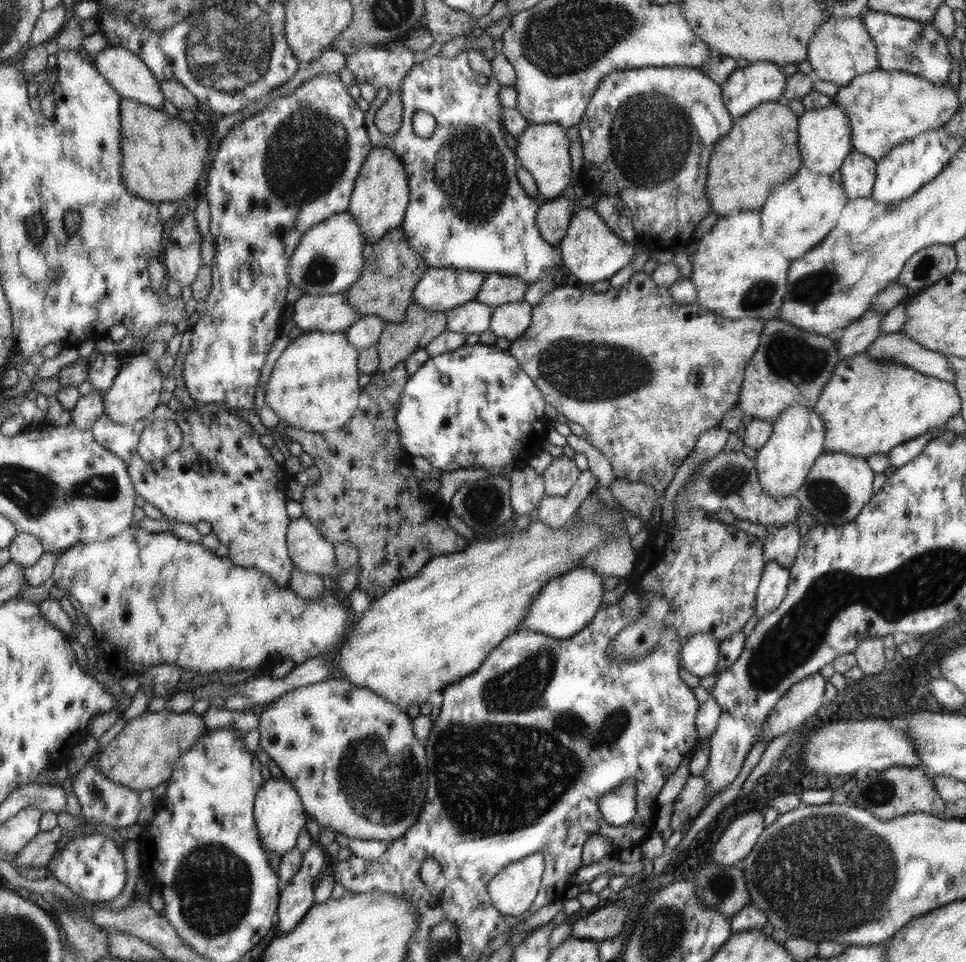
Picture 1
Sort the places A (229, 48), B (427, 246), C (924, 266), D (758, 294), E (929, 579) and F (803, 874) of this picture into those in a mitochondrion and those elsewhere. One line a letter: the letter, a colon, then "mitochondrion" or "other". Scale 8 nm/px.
A: mitochondrion
B: other
C: mitochondrion
D: mitochondrion
E: mitochondrion
F: mitochondrion

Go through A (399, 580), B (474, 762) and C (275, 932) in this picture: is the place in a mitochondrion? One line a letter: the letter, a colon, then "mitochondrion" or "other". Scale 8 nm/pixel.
A: other
B: mitochondrion
C: other

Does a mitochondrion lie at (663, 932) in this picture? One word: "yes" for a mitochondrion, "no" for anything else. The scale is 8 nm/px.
yes

